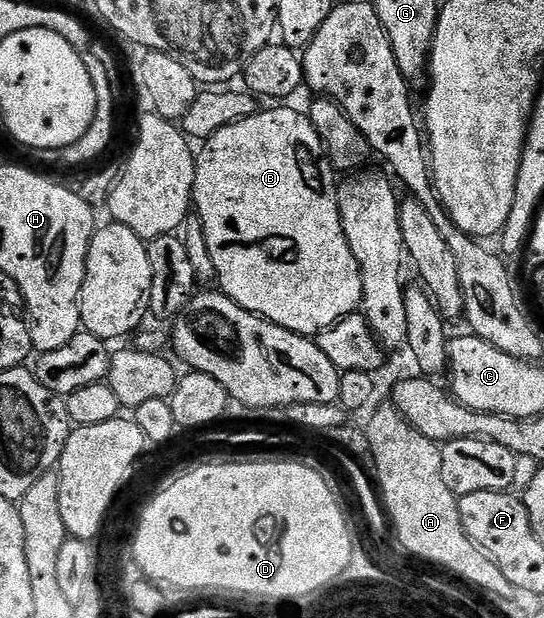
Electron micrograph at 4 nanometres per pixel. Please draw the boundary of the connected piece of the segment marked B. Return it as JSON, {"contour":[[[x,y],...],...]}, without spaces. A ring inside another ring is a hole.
{"contour":[[[269,106],[266,110],[258,110],[251,118],[243,118],[231,126],[223,126],[211,139],[204,141],[202,152],[196,153],[197,169],[193,183],[193,203],[195,214],[202,220],[203,234],[206,235],[207,249],[210,250],[211,259],[215,264],[216,283],[220,291],[229,296],[239,306],[243,306],[256,316],[262,316],[273,324],[283,326],[300,336],[316,337],[319,332],[326,332],[346,316],[354,315],[362,307],[363,278],[359,262],[348,245],[344,234],[343,222],[340,221],[339,202],[337,201],[337,187],[339,176],[333,169],[329,155],[325,151],[324,142],[315,130],[304,111],[296,112],[293,108],[285,106]]]}

